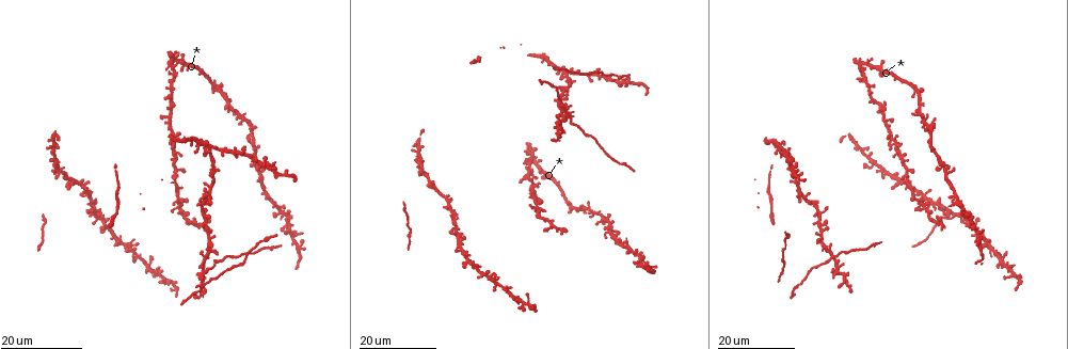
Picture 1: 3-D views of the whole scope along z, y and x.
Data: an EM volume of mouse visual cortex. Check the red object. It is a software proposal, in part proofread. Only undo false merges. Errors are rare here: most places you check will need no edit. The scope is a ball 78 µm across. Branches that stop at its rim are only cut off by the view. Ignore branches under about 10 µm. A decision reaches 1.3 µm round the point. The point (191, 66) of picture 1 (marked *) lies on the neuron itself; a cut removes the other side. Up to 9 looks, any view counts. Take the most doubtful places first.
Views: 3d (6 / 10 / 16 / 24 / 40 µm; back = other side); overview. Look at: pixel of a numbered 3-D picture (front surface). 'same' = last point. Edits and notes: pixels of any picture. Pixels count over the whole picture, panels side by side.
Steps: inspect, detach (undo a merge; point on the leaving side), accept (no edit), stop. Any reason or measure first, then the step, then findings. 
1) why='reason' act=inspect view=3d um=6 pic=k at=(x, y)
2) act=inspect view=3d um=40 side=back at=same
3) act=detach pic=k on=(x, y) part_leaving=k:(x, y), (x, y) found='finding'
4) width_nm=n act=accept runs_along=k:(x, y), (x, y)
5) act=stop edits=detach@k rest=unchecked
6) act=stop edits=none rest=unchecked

why='four or more arms meet' act=inspect view=3d um=24 pic=1 at=(988, 243)

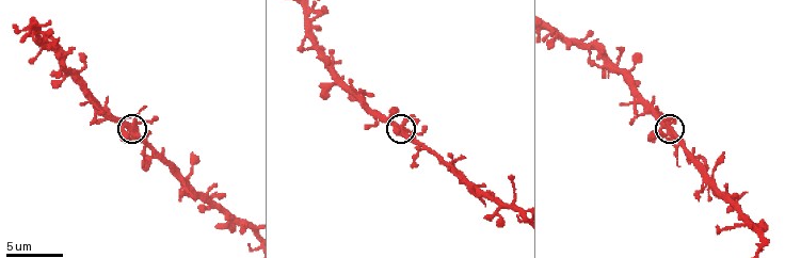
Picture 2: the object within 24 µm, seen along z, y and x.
why='closer look' act=inspect view=3d um=6 pic=2 at=(129, 125)

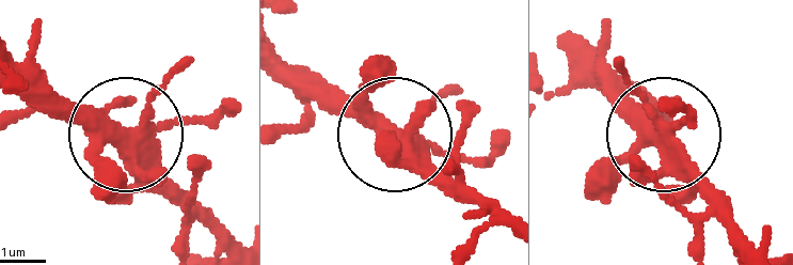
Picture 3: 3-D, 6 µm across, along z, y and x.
side_arm_um=21 act=accept found='continuous, no second neuron'

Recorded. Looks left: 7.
act=inspect view=3d um=10 pic=2 at=(34, 27)

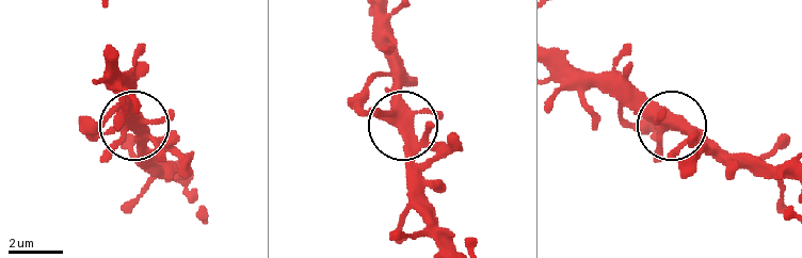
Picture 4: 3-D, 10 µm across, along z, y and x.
width_nm=410 act=accept found='all the same neuron'

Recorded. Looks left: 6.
why='four or more arms meet' act=inspect view=3d um=16 pic=1 at=(626, 245)

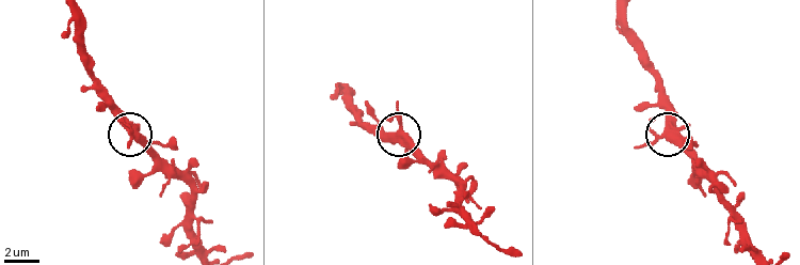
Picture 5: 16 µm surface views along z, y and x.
why='zoom in' act=inspect view=3d um=10 pic=5 at=(666, 134)

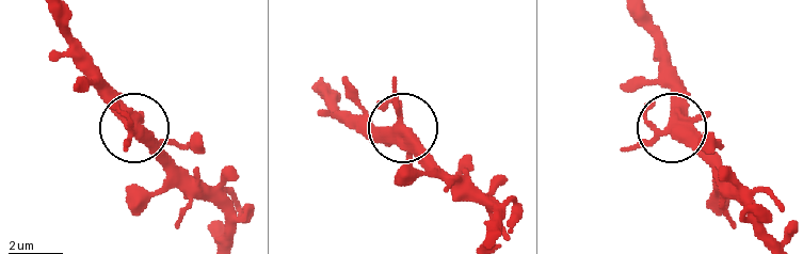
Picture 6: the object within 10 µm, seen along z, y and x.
width_nm=360 act=accept runs_along=6:(54, 16), (76, 65), (176, 165) found='continuous, no second neuron'

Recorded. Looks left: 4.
why='four or more arms meet' act=inspect view=3d um=16 pic=1 at=(203, 215)

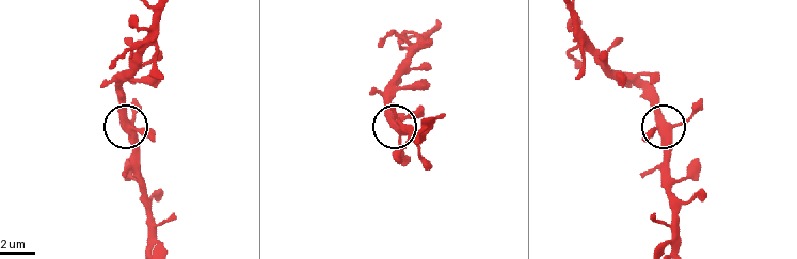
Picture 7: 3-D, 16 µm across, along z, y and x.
act=inspect view=3d um=6 pic=7 at=(128, 132)

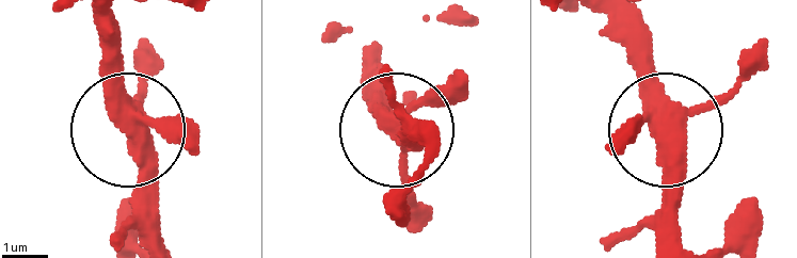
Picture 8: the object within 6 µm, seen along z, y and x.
side_arm_um=26 act=accept found='one neuron here'

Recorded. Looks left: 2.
act=stop edits=none rest=unchecked

